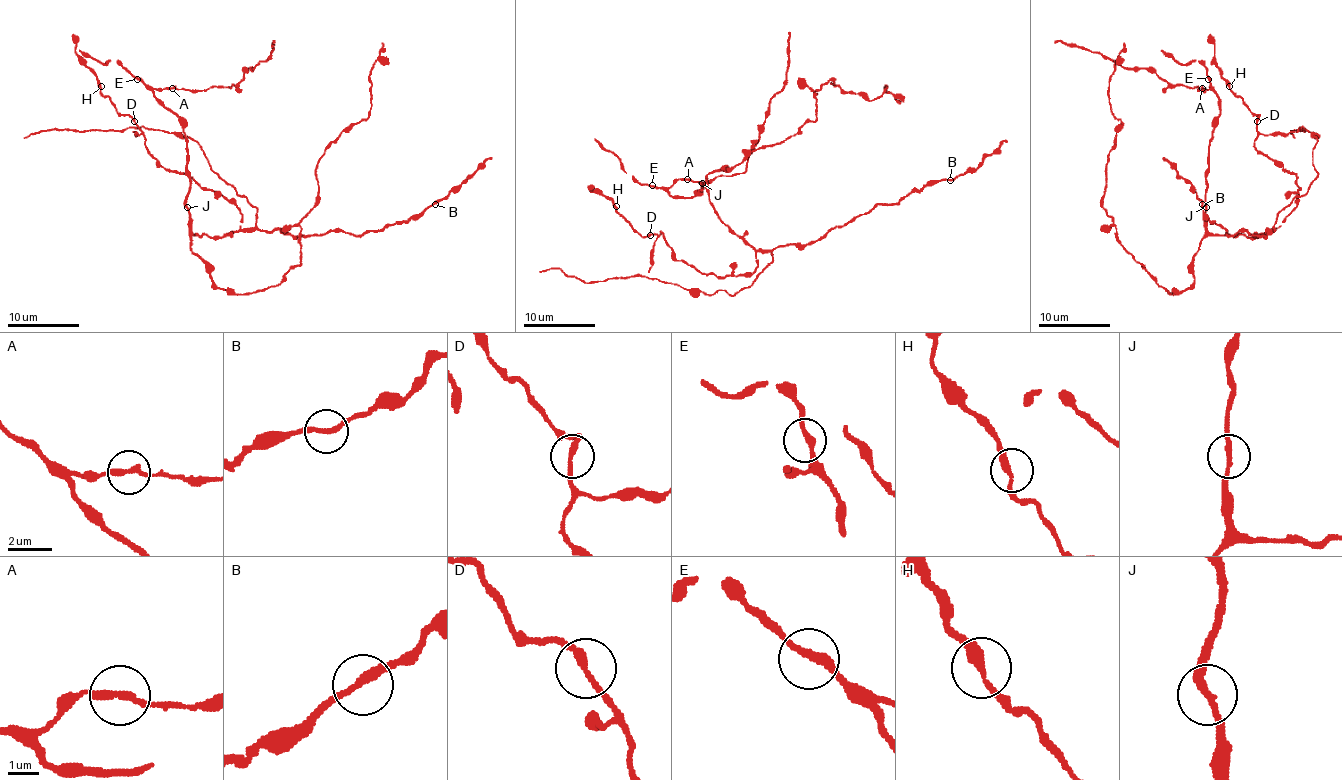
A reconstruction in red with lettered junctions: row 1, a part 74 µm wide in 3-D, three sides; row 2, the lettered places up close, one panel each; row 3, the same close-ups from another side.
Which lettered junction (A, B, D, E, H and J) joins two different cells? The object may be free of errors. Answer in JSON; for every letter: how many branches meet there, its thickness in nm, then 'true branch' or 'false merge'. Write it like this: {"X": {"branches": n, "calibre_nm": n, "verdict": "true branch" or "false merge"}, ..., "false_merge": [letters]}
{"A": {"branches": 2, "calibre_nm": 240, "verdict": "true branch"}, "B": {"branches": 2, "calibre_nm": 240, "verdict": "true branch"}, "D": {"branches": 2, "calibre_nm": 220, "verdict": "true branch"}, "E": {"branches": 2, "calibre_nm": 240, "verdict": "true branch"}, "H": {"branches": 2, "calibre_nm": 260, "verdict": "true branch"}, "J": {"branches": 2, "calibre_nm": 240, "verdict": "true branch"}, "false_merge": []}

